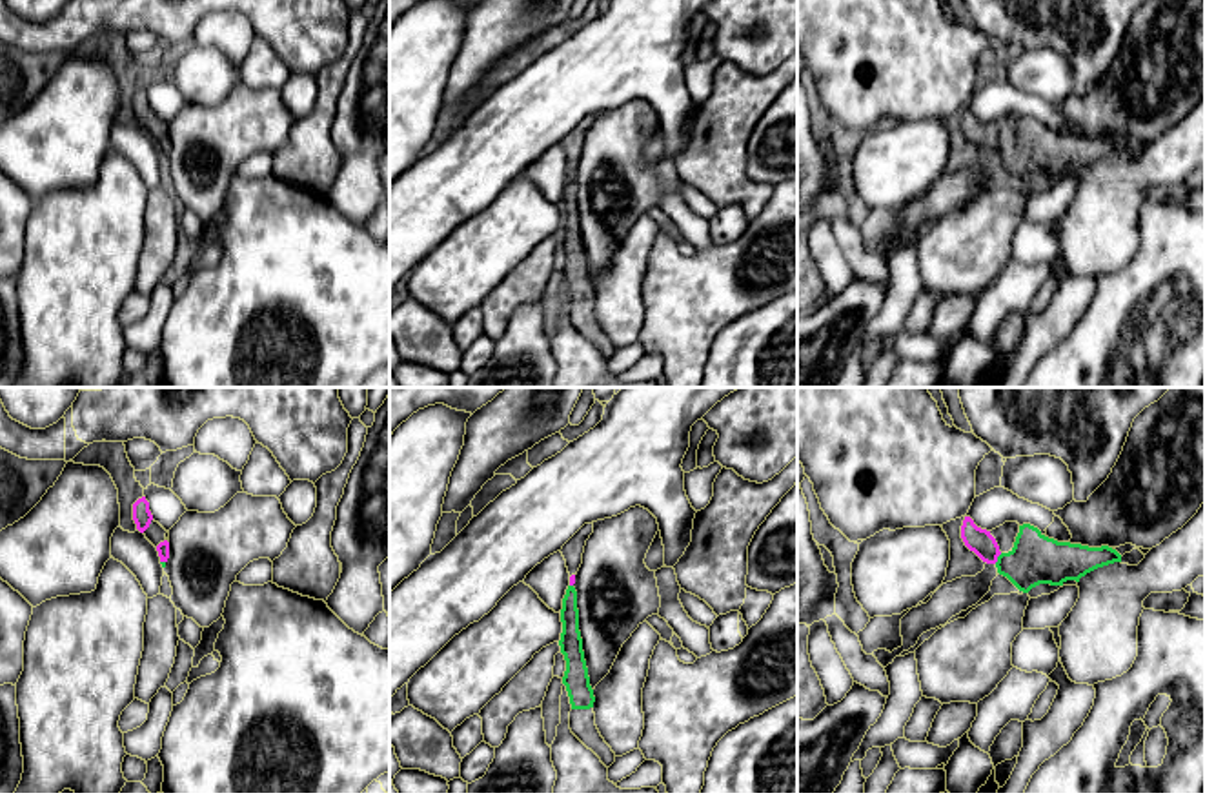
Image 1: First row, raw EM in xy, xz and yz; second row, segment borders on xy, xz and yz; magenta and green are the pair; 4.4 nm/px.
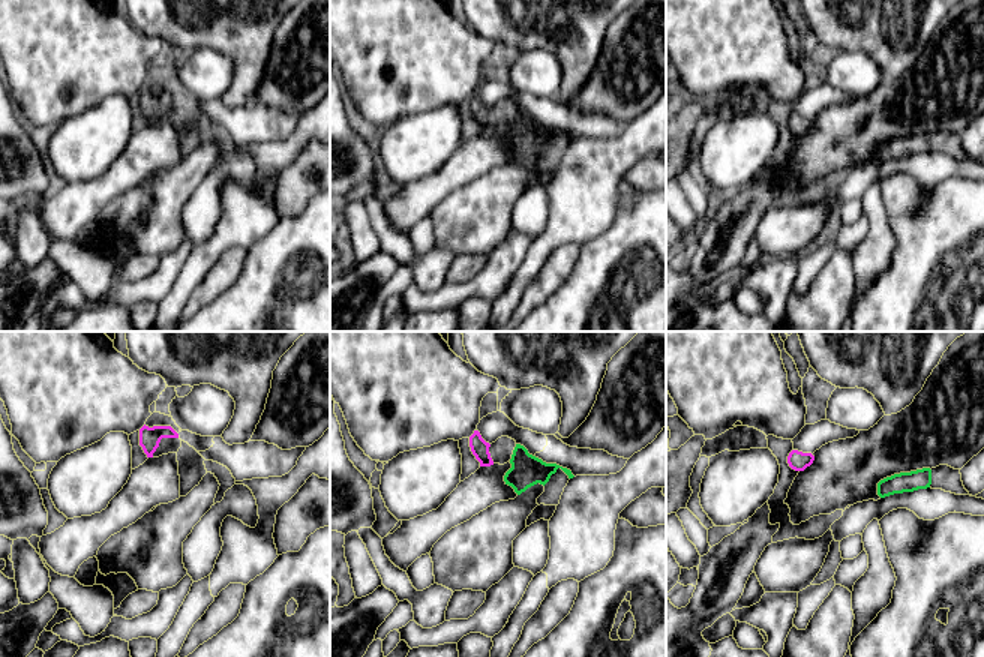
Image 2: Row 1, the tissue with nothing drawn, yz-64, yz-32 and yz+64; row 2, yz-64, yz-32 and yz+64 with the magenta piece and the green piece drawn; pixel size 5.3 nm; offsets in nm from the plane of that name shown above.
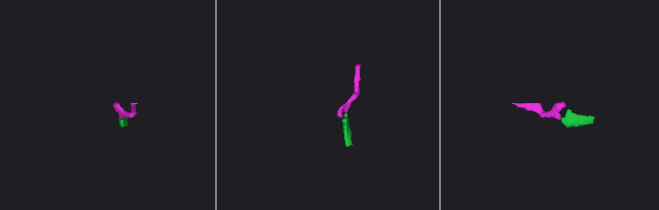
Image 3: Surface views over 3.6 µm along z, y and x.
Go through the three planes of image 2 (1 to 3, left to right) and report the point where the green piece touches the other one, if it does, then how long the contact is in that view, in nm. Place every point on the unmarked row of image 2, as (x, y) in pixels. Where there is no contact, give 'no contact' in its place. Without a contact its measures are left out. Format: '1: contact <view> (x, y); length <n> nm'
1: no contact
2: no contact
3: no contact

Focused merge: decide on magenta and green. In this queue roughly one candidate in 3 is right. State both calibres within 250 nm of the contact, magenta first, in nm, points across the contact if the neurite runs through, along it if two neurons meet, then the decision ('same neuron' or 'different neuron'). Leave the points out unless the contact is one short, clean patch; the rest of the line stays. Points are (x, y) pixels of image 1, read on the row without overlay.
110/220 nm | across yz (980, 133), (996, 151), (1034, 151) | same neuron

